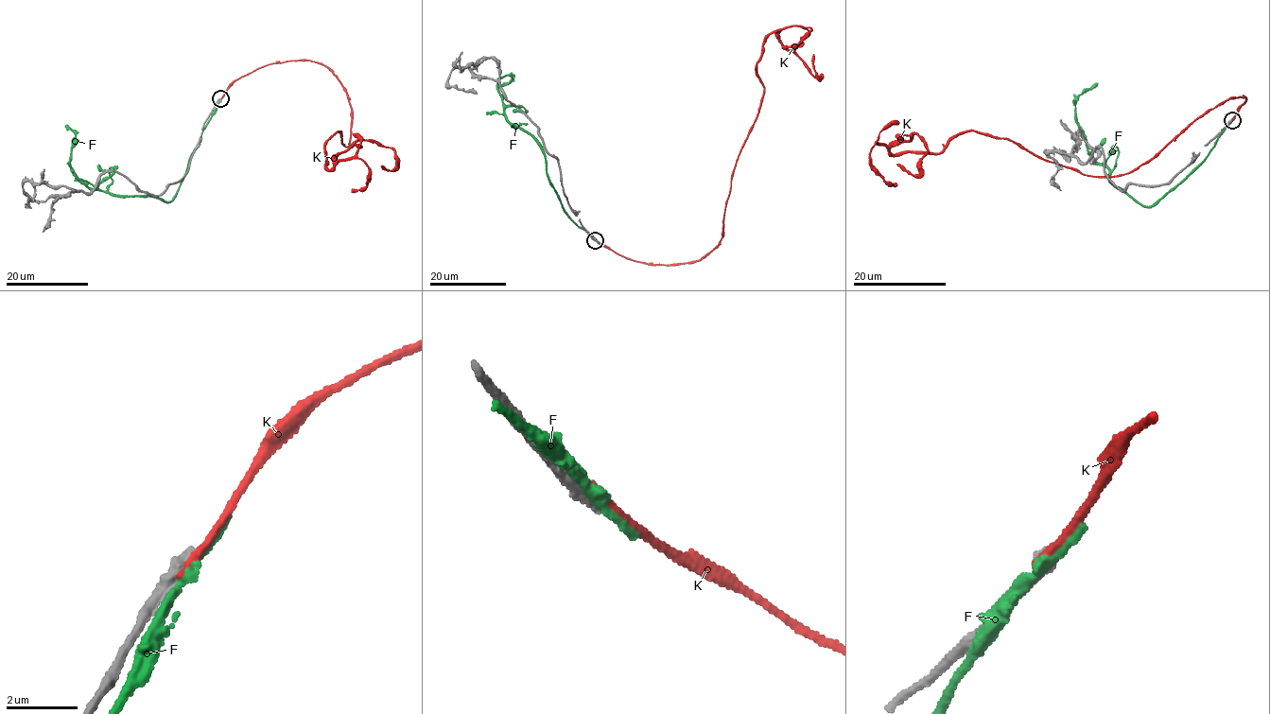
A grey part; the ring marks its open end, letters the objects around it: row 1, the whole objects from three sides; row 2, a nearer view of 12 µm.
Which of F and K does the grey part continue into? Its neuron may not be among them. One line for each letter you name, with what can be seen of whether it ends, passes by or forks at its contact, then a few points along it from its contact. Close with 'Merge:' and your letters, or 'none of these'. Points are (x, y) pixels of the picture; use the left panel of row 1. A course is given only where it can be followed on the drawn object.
Merge: none of these

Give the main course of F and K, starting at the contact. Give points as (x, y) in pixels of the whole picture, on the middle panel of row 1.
F: (594, 238), (569, 217), (548, 179), (542, 149), (509, 122), (498, 87), (508, 74), (512, 78), (501, 85)
K: (594, 238), (646, 264), (704, 258), (722, 235), (757, 117), (763, 41), (777, 31), (819, 78), (813, 54)

